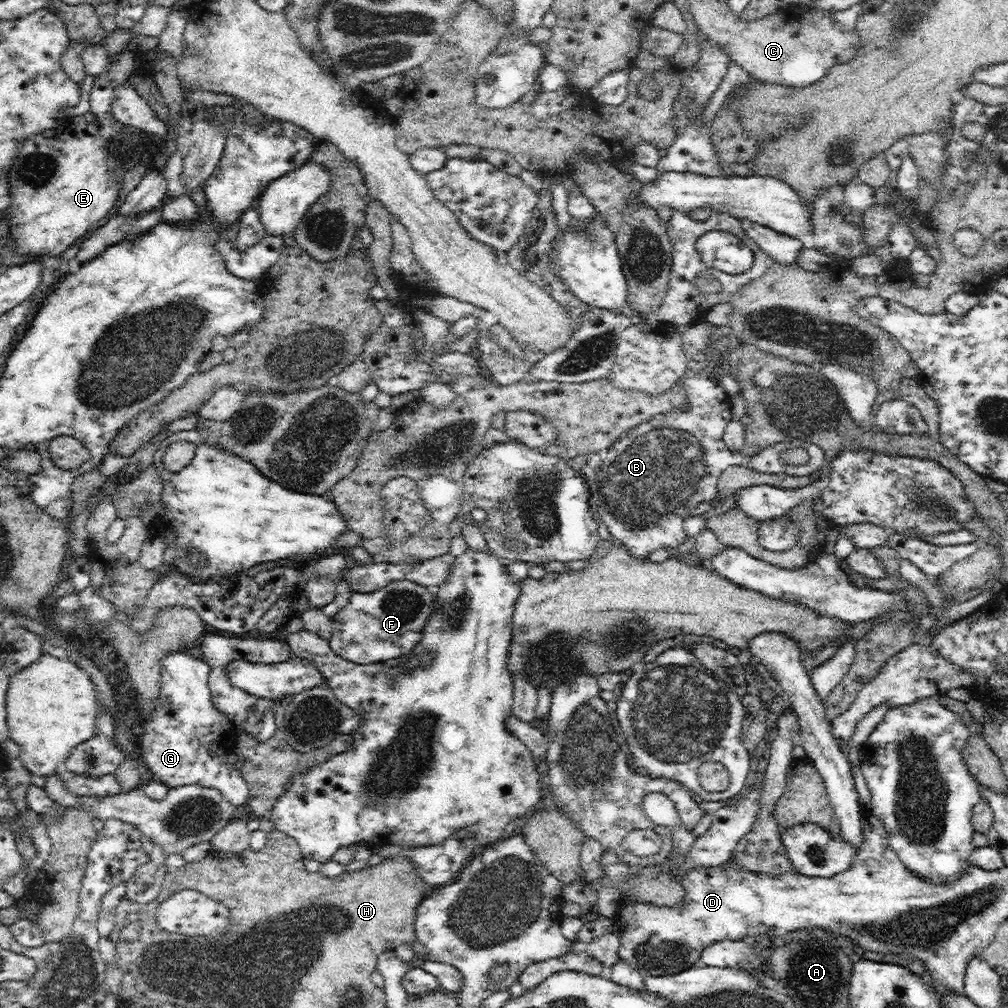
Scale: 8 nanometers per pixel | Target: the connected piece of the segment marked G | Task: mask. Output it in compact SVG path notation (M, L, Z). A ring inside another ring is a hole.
M184 650L164 656L160 672L155 710L145 719L144 733L136 741L142 766L149 768L154 780L169 787L199 784L220 791L235 807L247 804L248 783L235 765L228 763L228 755L233 752L240 732L231 718L212 702L210 665Z

